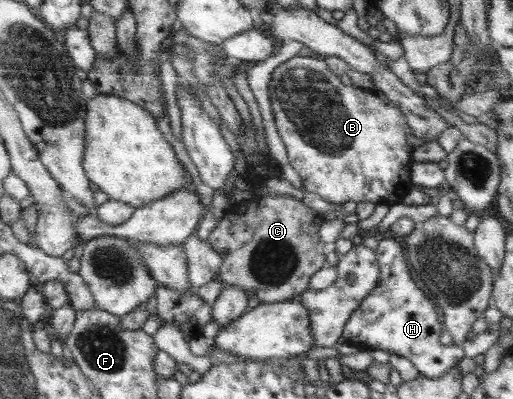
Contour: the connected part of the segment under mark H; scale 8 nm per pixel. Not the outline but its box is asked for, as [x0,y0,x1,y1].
[344,238,464,378]

